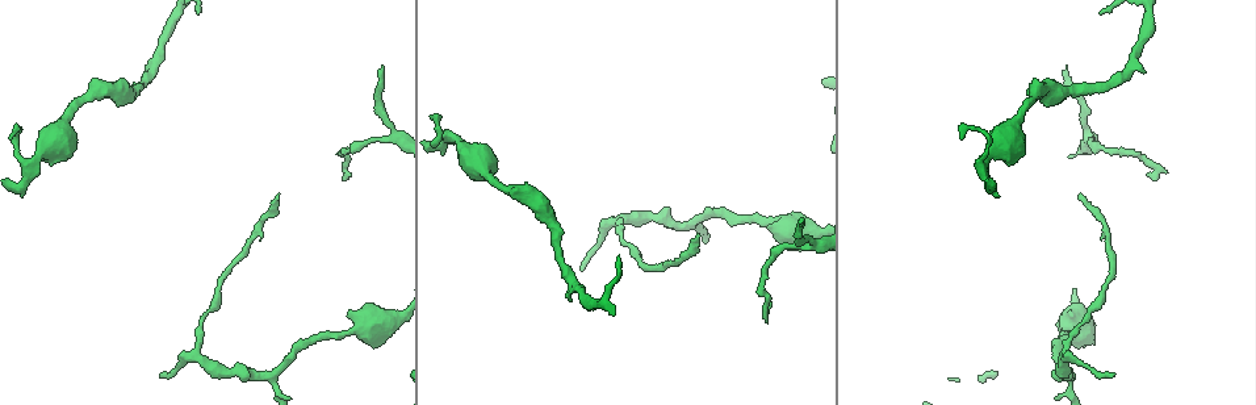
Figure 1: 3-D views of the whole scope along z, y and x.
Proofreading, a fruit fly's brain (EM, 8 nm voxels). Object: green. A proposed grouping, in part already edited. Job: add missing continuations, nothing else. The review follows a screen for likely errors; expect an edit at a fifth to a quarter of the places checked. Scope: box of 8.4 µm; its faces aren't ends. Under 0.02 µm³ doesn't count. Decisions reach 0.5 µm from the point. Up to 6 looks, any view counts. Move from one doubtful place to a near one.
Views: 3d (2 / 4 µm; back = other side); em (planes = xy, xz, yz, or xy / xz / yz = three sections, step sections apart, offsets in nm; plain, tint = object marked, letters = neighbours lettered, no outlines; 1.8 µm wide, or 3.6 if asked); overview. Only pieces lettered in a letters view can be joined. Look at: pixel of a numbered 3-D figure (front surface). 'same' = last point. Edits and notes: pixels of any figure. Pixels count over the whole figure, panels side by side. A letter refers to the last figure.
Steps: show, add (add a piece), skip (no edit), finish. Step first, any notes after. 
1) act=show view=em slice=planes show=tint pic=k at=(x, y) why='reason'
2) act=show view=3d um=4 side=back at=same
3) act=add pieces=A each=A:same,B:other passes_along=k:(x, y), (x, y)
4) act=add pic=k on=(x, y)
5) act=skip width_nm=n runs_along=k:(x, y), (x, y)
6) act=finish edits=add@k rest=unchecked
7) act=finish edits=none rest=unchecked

act=show view=em slice=planes show=plain pic=1 at=(384, 67) why='tapers out'

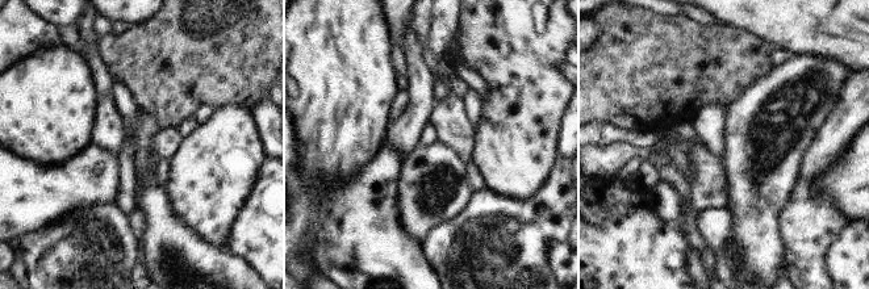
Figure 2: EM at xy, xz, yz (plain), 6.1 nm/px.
act=show view=em slice=planes show=letters at=same why='what lies round it'

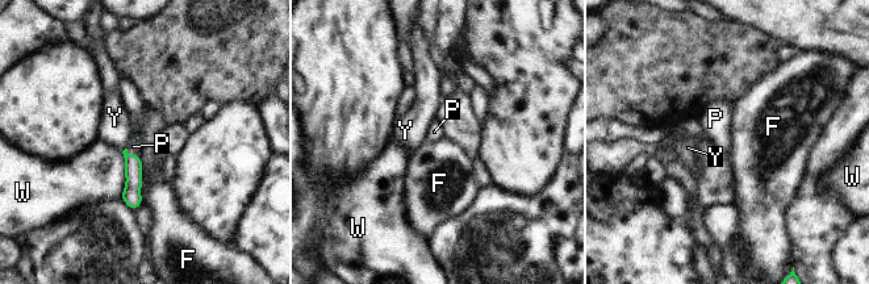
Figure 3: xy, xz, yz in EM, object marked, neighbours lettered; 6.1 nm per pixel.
act=add pic=3 on=(133, 146) width_nm=110 each=F:other,P:same,W:other,Y:other passes_along=3:(133, 166), (130, 155), (133, 146) found='the cell continues'

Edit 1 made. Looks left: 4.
act=show view=3d um=2 pic=1 at=(1078, 196) why='tapers out'

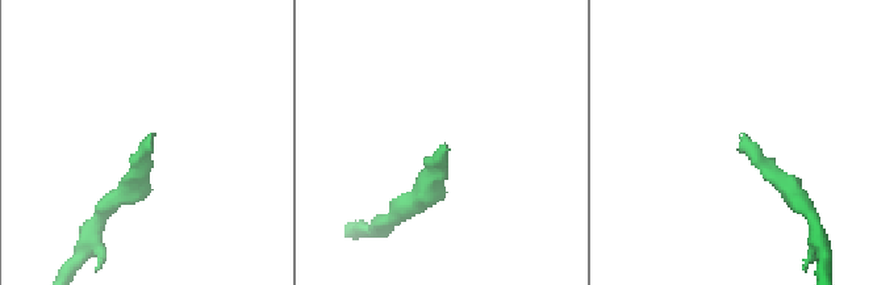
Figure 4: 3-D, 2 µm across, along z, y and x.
act=show view=em slice=planes show=tint pic=4 at=(739, 142)

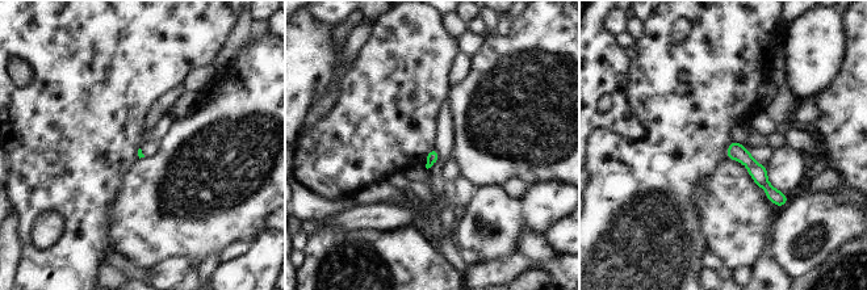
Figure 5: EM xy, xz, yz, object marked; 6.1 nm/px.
act=show view=em slice=planes show=letters at=same why='what lies round it'

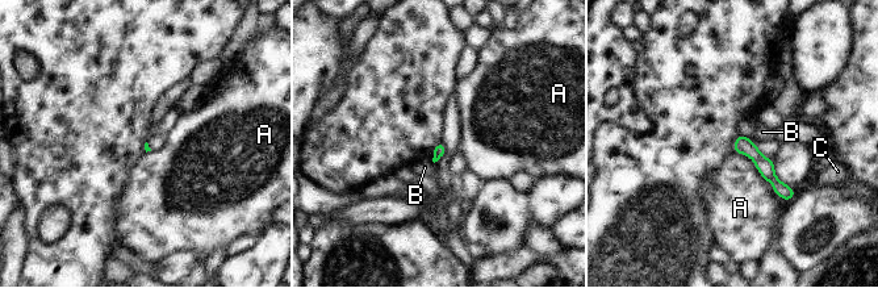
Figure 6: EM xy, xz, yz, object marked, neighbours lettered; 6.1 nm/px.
act=skip each=A:other,B:other,C:other runs_along=6:(740, 140), (790, 193) found='no lettered piece goes on from it'

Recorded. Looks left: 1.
act=finish edits=add@3 rest=unchecked

